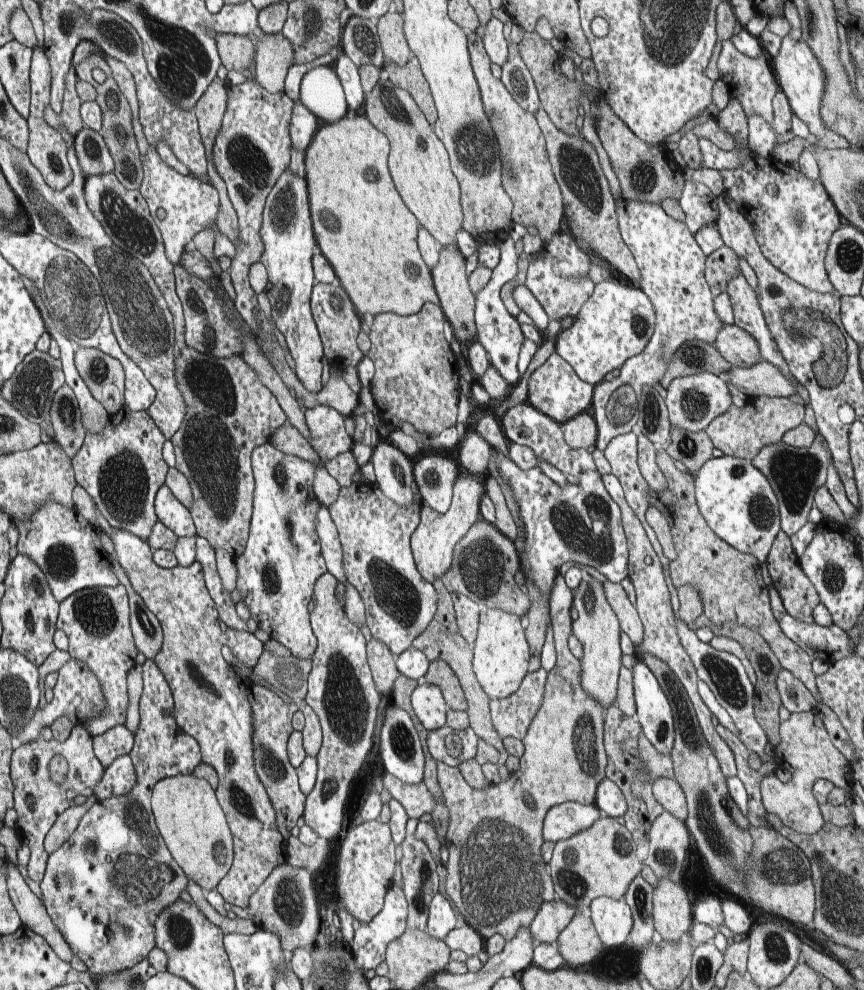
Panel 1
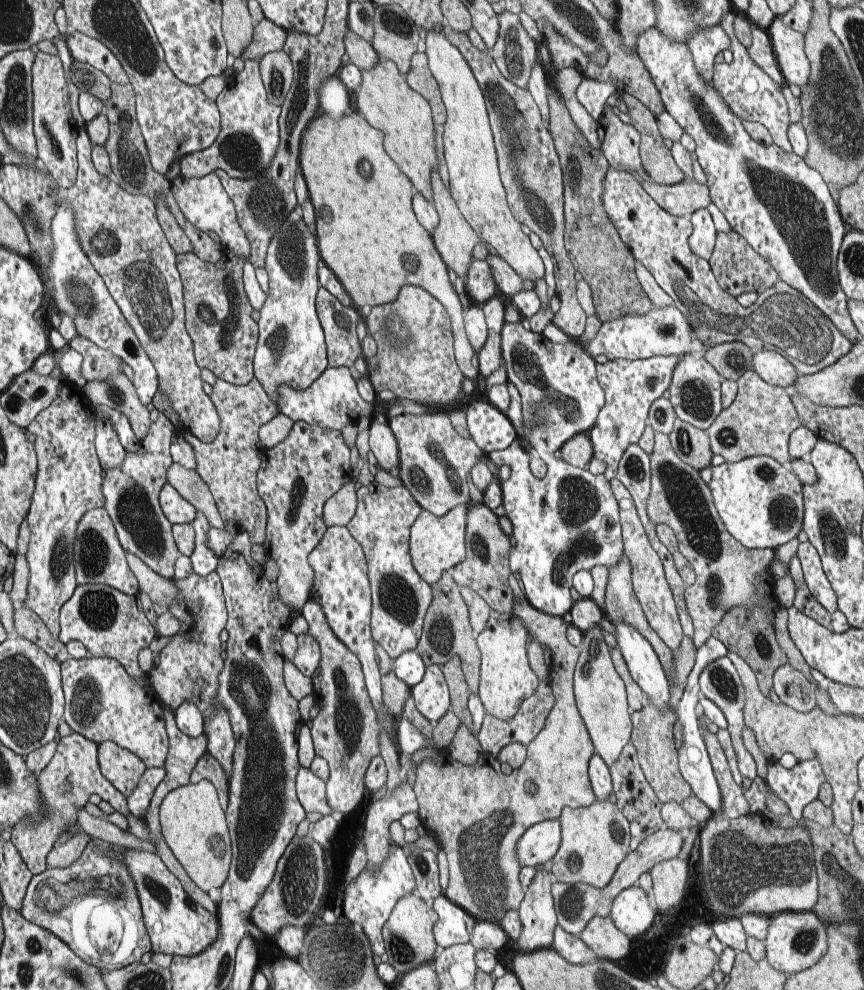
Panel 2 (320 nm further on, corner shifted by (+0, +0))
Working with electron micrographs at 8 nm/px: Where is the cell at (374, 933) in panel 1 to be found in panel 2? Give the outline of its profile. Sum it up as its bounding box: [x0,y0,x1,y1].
[342,848,416,957]

